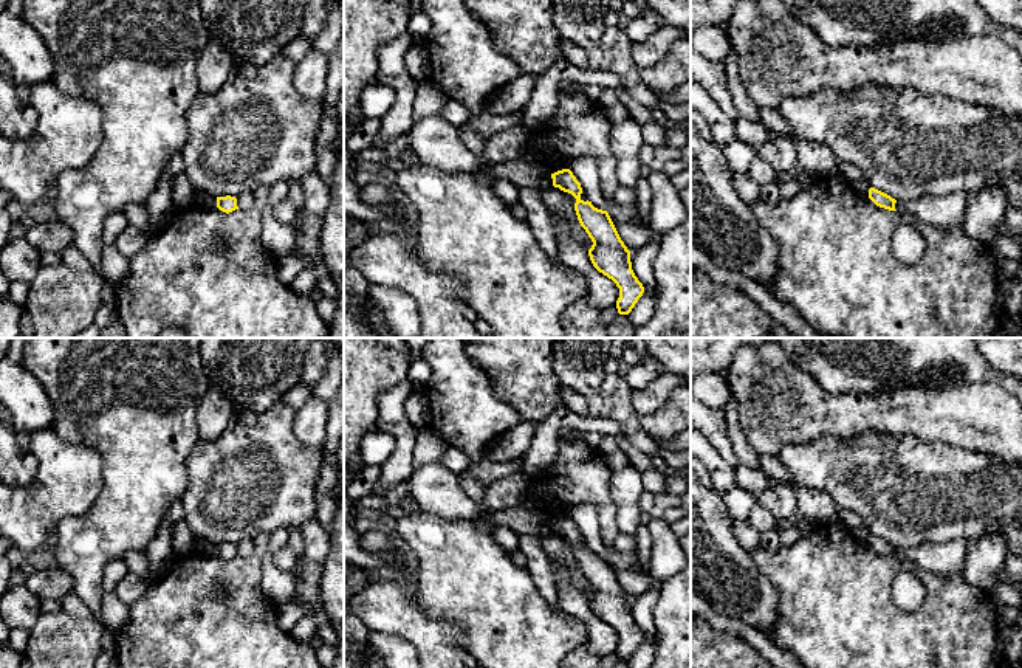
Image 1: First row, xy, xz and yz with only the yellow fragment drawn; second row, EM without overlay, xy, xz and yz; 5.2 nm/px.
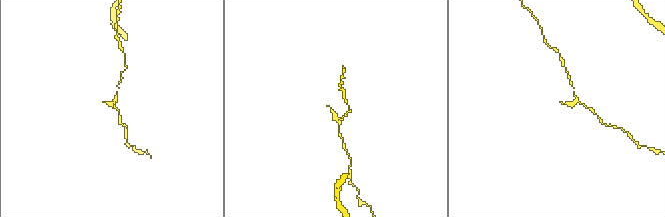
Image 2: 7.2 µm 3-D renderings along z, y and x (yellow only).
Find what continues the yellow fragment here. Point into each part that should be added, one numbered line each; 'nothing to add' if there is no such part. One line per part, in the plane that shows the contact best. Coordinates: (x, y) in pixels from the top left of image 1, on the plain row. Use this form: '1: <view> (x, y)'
nothing to add

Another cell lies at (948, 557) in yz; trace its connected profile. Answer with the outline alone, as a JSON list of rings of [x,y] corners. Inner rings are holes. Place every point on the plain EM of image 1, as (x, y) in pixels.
[[[955,538],[937,544],[923,544],[917,547],[897,547],[895,556],[912,569],[921,569],[929,573],[960,572],[965,563],[966,539]]]

